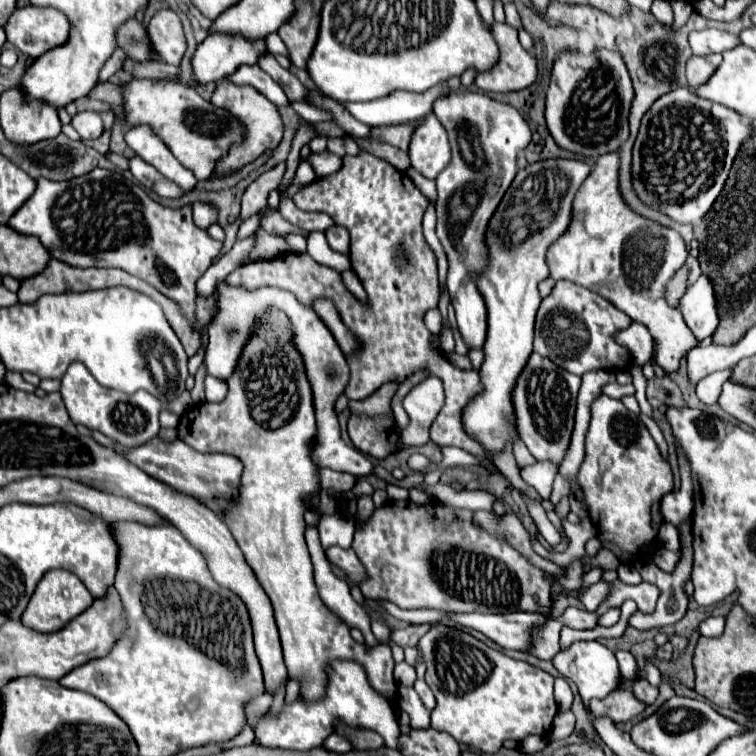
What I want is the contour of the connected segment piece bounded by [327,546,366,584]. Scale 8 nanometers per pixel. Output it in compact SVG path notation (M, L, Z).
M333 546L333 548L327 550L327 558L329 558L335 566L343 568L343 570L347 572L347 576L349 576L355 584L360 584L361 580L364 580L366 576L365 569L353 550L343 550L343 548L339 548L339 546Z

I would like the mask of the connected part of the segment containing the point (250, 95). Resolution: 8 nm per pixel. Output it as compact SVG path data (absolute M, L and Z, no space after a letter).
M221 80L211 96L211 102L217 104L217 108L229 110L233 116L237 116L237 120L245 124L245 140L241 140L241 144L233 144L233 148L229 148L225 158L217 160L217 170L213 172L213 176L217 178L231 176L243 166L257 160L265 150L275 150L279 146L283 138L283 122L277 112L277 106L271 100L267 100L261 92L257 92L253 86L237 86L227 80Z

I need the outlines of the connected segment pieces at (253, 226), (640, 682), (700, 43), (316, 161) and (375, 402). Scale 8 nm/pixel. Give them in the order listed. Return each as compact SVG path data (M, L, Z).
M255 212L253 216L249 216L249 220L245 220L245 222L241 224L241 228L239 228L239 240L251 236L257 228L259 228L259 212Z
M639 676L639 678L635 678L633 680L633 694L641 700L641 702L645 702L645 704L653 704L653 700L657 698L657 688L655 686L651 686L643 676Z
M707 28L699 32L689 34L689 44L693 48L693 54L697 56L707 56L711 53L722 53L740 44L739 37L717 30L717 28Z
M321 152L321 154L311 154L309 156L313 168L315 168L315 174L317 176L329 176L333 172L337 172L343 164L341 156L337 154L331 154L331 152Z
M385 384L383 388L379 388L377 394L373 394L371 398L363 400L363 402L349 402L351 410L357 410L359 414L385 414L391 412L391 396L397 392L399 384Z

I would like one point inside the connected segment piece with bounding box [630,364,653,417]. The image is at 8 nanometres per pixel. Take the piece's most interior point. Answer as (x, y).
(639, 381)

